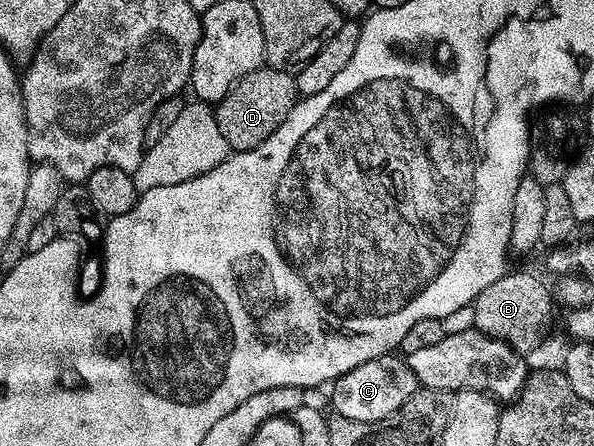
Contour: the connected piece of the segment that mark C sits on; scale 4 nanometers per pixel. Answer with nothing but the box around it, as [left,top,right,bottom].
[331,353,419,423]

